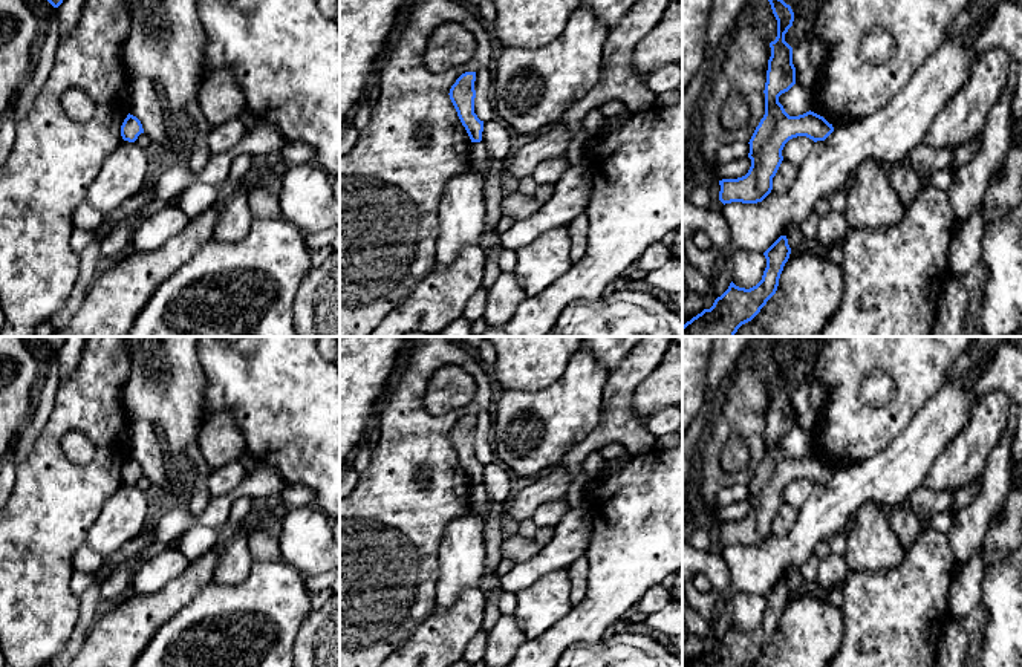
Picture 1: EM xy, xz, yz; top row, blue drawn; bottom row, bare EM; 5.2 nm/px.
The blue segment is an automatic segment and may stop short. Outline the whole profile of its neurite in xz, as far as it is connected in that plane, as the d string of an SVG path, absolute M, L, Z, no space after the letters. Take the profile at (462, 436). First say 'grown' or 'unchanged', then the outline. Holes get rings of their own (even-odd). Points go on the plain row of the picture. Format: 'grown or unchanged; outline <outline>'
unchanged; outline M476 415L462 416L451 428L448 438L471 485L480 485L483 474L483 464L480 464L474 456L474 441L476 441L474 424Z

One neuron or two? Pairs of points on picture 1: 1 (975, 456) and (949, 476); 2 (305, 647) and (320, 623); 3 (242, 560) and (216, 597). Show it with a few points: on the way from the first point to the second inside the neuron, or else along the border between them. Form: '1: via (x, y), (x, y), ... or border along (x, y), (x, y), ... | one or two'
1: via (969, 456), (955, 470) | one
2: via (311, 641), (320, 629) | one
3: border along (254, 562), (239, 583), (221, 585), (213, 580) | two

